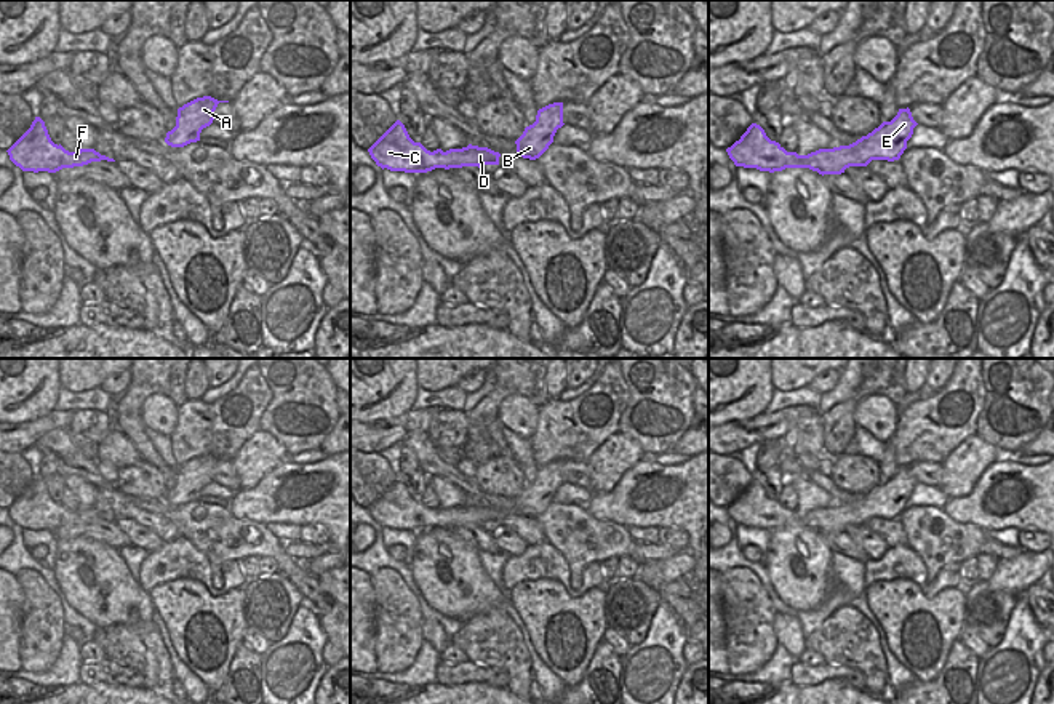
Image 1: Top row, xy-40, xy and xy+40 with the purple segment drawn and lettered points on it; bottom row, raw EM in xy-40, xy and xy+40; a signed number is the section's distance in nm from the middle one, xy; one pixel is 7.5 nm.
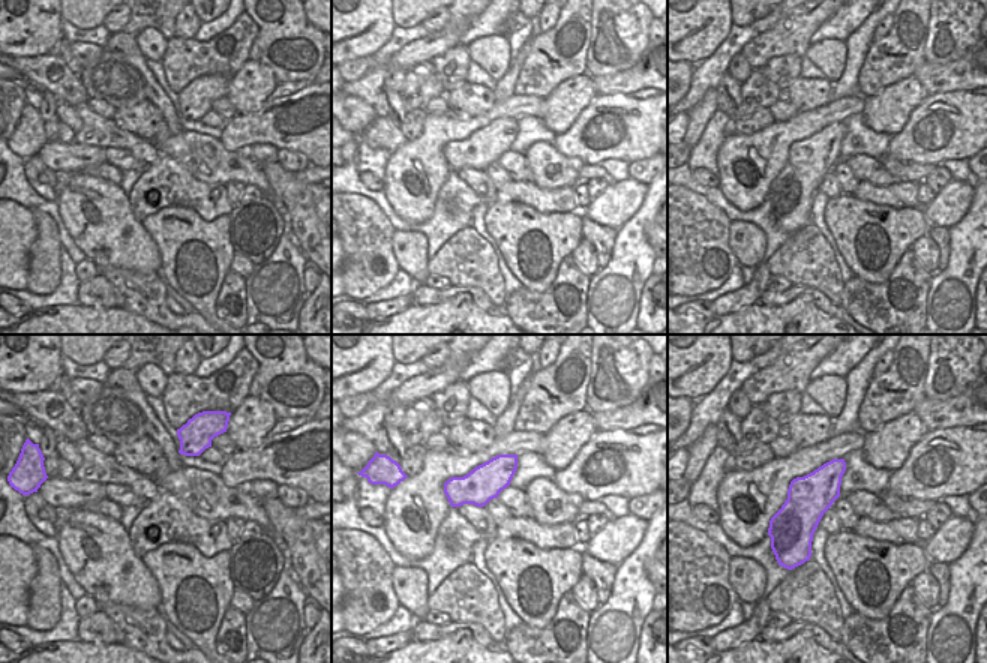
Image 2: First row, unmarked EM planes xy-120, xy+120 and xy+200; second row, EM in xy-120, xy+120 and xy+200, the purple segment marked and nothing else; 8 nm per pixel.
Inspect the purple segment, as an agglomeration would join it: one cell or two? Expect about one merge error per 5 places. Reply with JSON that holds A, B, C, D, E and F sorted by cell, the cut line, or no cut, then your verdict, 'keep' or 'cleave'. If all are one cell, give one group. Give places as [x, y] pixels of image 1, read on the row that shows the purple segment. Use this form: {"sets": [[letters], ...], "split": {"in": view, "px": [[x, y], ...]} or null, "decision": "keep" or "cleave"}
{"sets": [["A", "B", "C", "D", "E", "F"]], "split": null, "decision": "keep"}

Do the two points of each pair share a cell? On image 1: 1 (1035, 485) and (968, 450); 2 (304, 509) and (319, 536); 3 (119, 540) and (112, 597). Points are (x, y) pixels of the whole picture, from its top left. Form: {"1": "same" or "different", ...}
{"1": "different", "2": "different", "3": "different"}

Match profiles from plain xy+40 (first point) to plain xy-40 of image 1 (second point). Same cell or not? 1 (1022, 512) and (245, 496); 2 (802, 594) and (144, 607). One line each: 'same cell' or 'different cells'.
1: same cell
2: same cell

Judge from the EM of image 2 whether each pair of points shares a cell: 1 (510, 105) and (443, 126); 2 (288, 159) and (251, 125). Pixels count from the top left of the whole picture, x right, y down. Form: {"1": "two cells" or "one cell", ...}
{"1": "one cell", "2": "two cells"}

